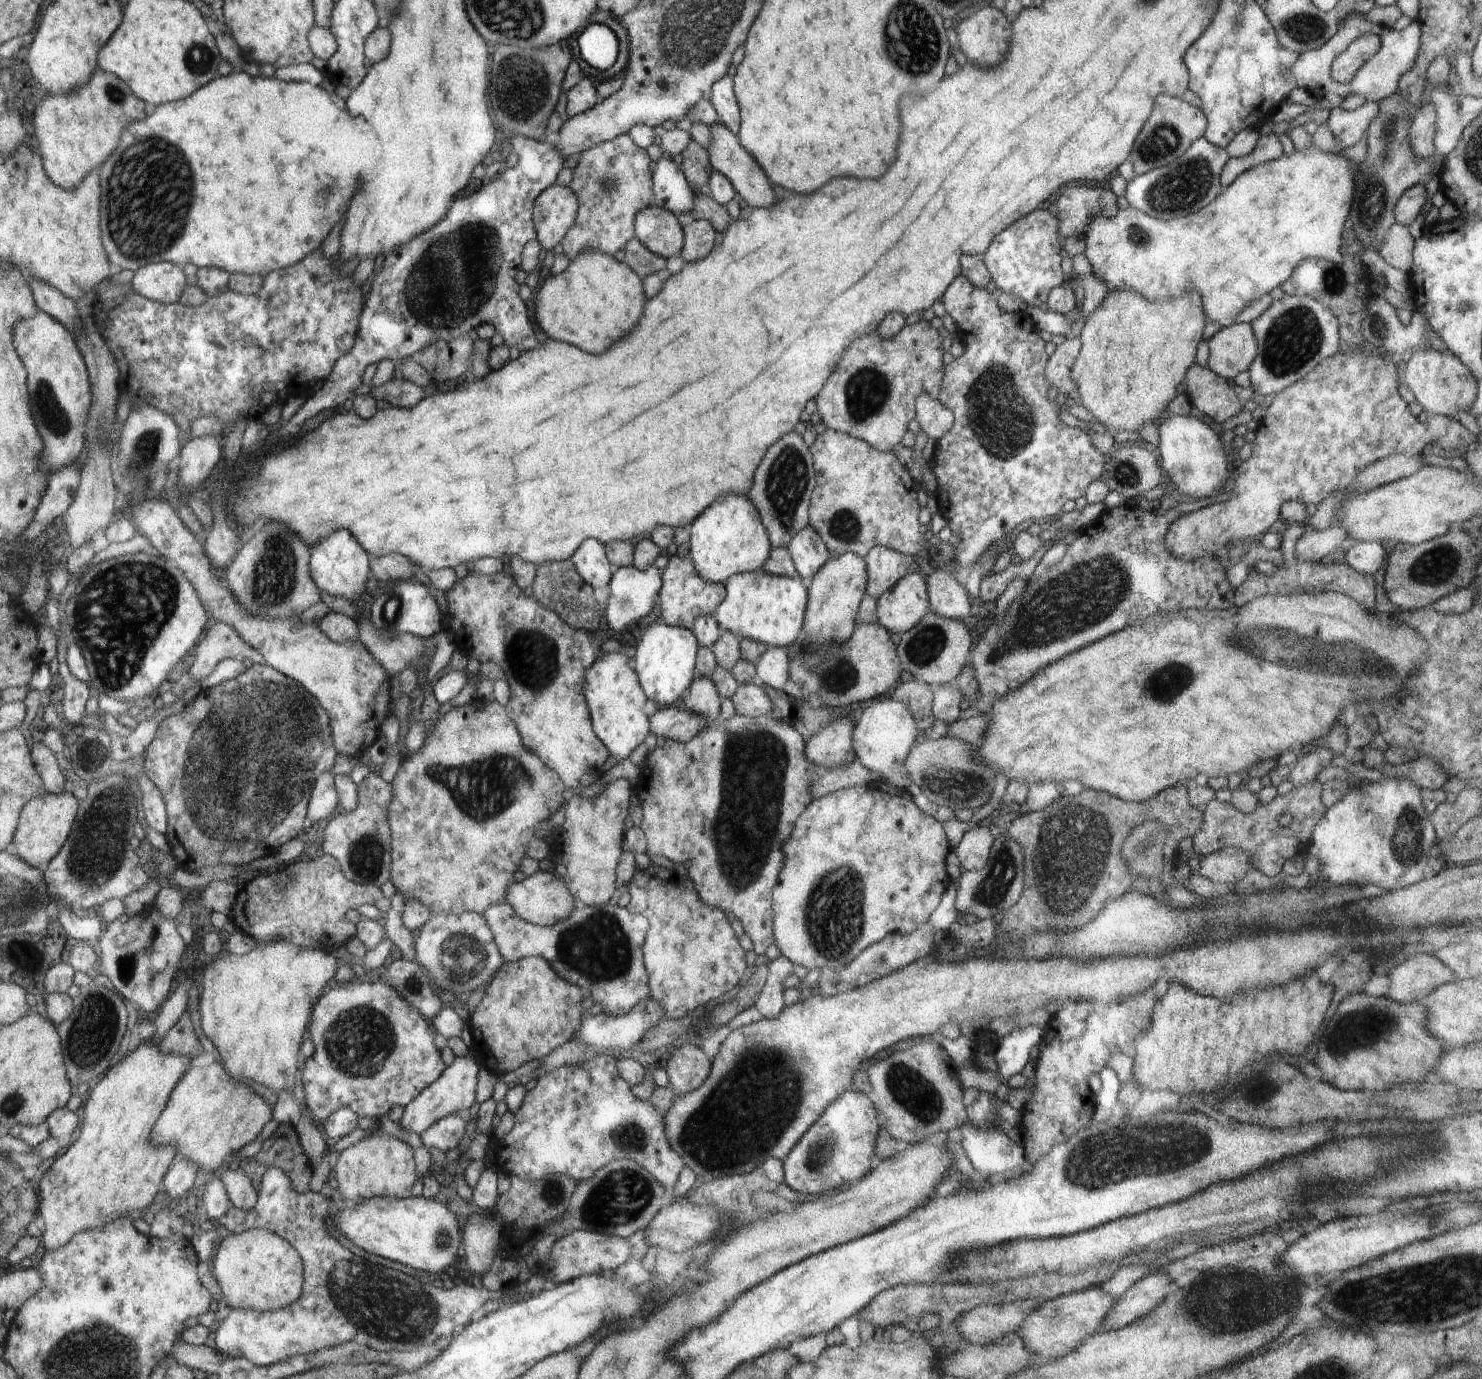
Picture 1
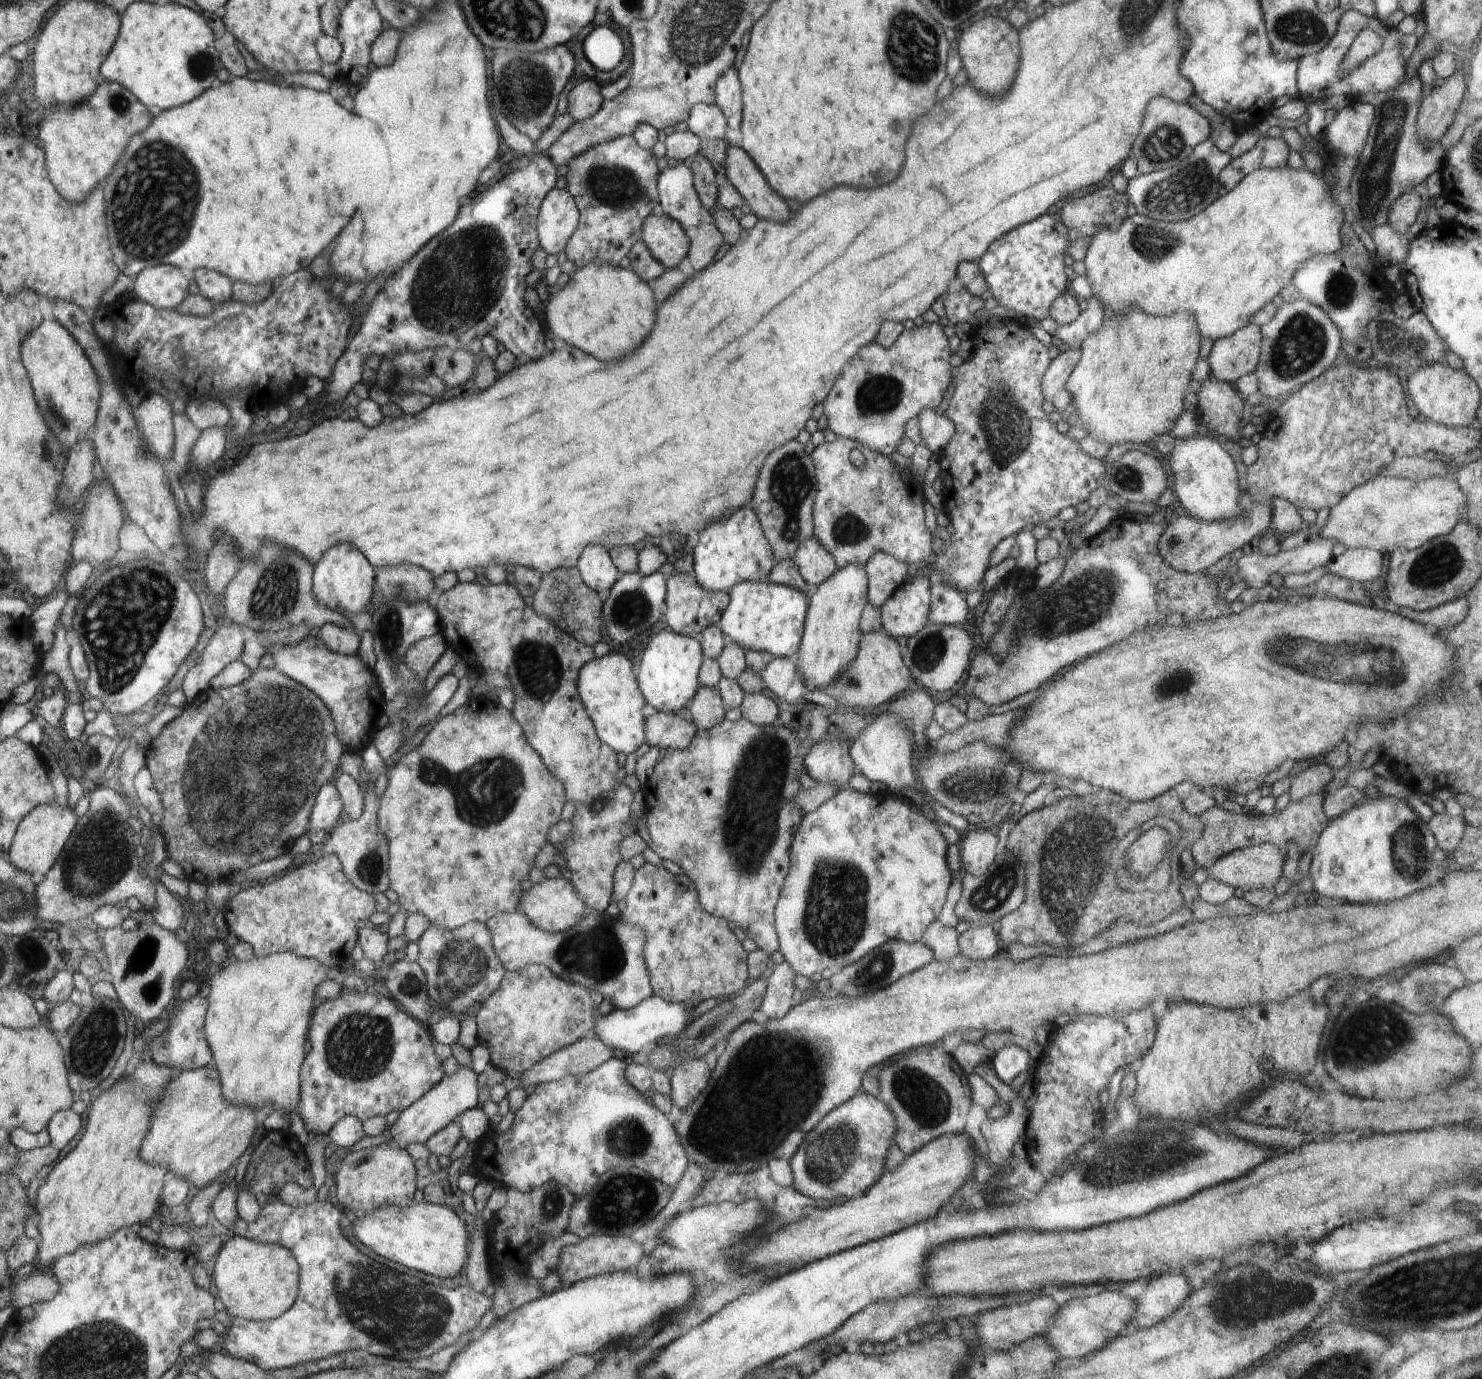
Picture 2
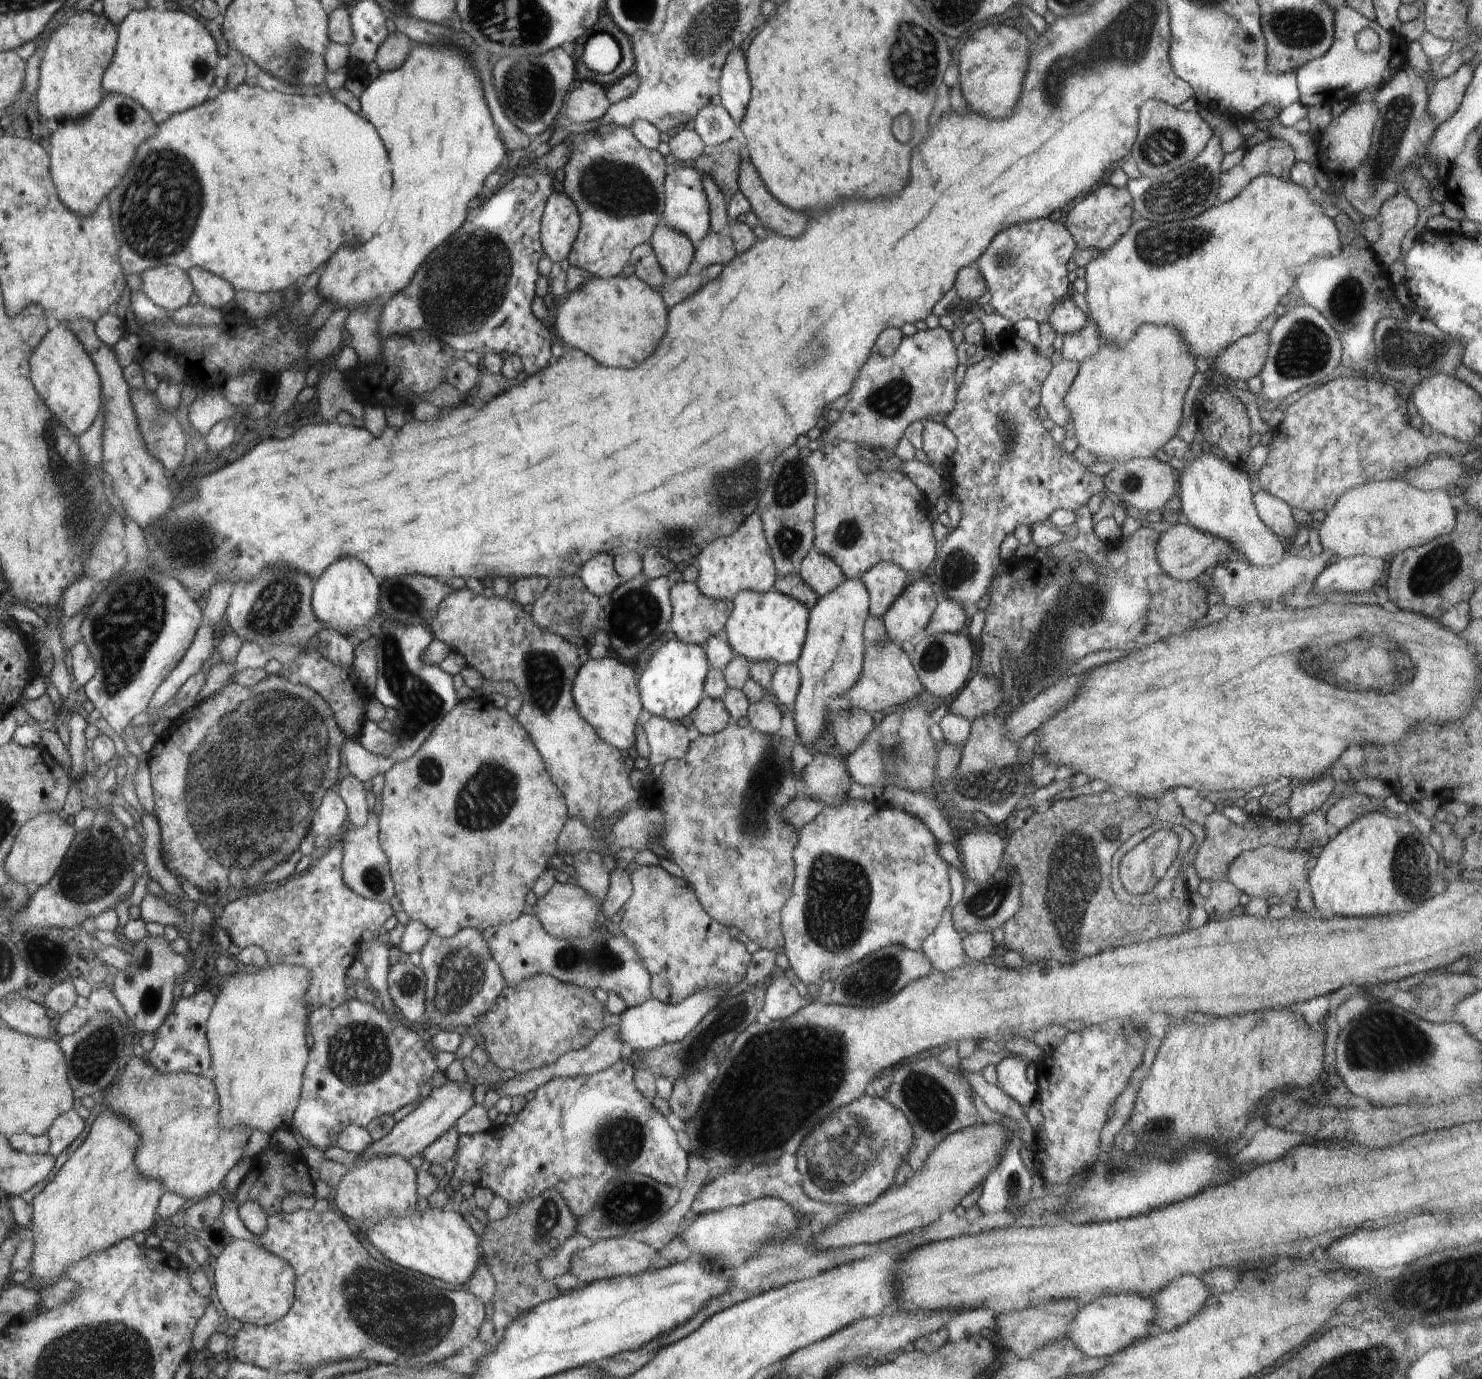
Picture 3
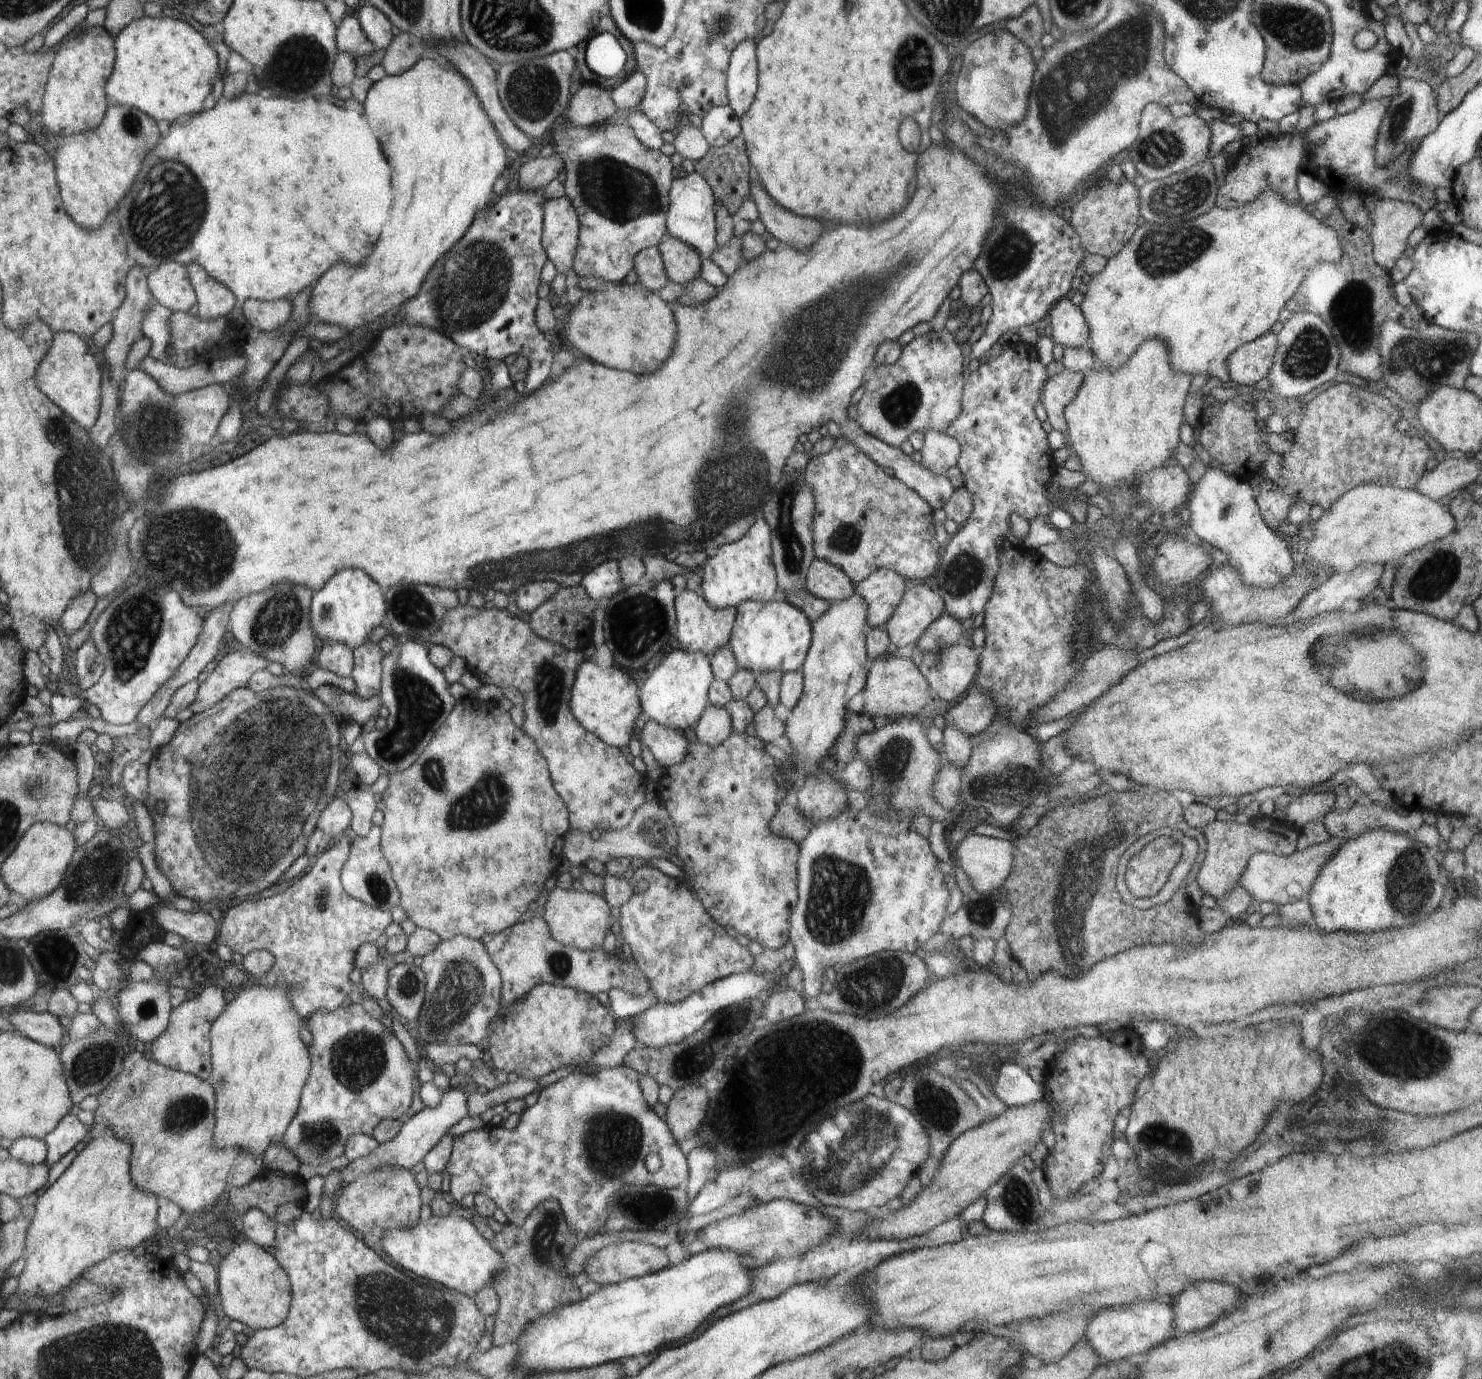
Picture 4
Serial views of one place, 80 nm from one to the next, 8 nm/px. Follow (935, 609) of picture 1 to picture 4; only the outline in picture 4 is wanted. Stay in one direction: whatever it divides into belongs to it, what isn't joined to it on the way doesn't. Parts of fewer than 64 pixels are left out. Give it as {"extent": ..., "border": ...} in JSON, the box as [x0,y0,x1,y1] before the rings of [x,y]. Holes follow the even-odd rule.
{"extent":[916,612,963,655],"border":[[[944,612],[917,640],[916,646],[923,655],[936,653],[941,647],[951,647],[963,641],[962,623]]]}

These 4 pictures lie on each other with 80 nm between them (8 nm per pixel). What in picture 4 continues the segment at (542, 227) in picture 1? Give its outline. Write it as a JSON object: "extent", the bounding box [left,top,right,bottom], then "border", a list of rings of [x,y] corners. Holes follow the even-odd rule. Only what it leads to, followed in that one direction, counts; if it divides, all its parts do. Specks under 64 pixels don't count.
{"extent":[543,196,579,274],"border":[[[565,196],[543,204],[543,245],[560,274],[566,274],[572,268],[579,228],[576,209]]]}

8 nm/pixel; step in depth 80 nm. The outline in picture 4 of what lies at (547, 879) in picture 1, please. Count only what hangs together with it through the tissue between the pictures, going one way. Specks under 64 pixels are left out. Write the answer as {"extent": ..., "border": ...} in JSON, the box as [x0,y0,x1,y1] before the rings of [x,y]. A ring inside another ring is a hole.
{"extent":[542,887,614,950],"border":[[[554,887],[542,908],[542,918],[548,924],[551,936],[560,944],[576,946],[580,950],[592,950],[603,946],[606,933],[611,930],[614,919],[610,915],[610,909],[602,895],[577,892],[574,888],[568,890]]]}

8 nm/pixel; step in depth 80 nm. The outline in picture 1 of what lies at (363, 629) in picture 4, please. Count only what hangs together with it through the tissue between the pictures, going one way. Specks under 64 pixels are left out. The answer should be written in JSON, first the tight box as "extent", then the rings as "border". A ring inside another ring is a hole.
{"extent":[310,530,371,603],"border":[[[340,530],[310,547],[310,569],[320,591],[327,592],[332,597],[346,598],[351,603],[360,600],[360,596],[366,588],[366,582],[370,582],[368,574],[370,574],[371,564],[368,562],[371,560],[368,560],[366,551],[358,542],[350,532]]]}

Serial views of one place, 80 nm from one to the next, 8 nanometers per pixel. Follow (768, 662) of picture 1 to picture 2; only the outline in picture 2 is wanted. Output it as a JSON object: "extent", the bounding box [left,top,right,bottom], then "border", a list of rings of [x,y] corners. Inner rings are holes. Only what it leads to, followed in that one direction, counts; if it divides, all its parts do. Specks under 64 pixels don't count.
{"extent":[761,657,797,698],"border":[[[773,657],[767,668],[762,671],[761,677],[763,685],[778,698],[787,697],[787,690],[790,688],[796,676],[797,666],[788,657]]]}

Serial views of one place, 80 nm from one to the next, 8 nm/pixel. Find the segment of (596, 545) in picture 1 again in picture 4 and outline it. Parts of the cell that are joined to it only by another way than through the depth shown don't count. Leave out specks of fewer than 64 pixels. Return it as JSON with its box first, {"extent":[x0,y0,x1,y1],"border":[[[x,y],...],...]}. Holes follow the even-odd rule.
{"extent":[581,560,624,603],"border":[[[609,560],[583,576],[581,585],[597,603],[602,598],[611,599],[624,589],[618,565],[617,560]]]}

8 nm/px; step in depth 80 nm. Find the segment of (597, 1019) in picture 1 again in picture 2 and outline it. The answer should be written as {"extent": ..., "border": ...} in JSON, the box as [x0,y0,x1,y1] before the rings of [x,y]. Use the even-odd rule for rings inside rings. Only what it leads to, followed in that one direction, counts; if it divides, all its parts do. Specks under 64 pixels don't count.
{"extent":[594,996,692,1058],"border":[[[651,996],[634,1008],[616,1008],[610,1014],[602,1016],[601,1021],[596,1024],[597,1032],[594,1034],[608,1046],[620,1048],[637,1058],[644,1046],[658,1044],[661,1038],[677,1037],[690,1023],[690,1018],[692,1011],[686,1003],[671,1003],[663,998]]]}

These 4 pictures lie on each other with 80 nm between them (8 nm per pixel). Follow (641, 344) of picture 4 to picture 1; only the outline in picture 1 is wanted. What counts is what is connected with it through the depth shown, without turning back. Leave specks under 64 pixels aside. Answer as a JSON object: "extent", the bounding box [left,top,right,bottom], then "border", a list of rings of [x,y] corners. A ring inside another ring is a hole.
{"extent":[534,251,644,354],"border":[[[584,251],[572,259],[568,268],[541,284],[534,292],[537,323],[554,338],[584,348],[586,352],[604,354],[612,342],[626,336],[644,312],[643,279],[624,261],[608,257],[600,251]]]}

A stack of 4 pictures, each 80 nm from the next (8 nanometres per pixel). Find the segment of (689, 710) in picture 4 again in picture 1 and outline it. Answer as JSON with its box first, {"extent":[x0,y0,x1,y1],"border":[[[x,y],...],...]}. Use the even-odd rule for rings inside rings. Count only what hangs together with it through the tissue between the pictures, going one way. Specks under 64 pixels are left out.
{"extent":[634,621,699,707],"border":[[[662,621],[648,626],[634,657],[639,683],[647,693],[648,700],[669,707],[676,704],[686,690],[691,690],[691,684],[698,678],[696,662],[699,647],[698,638],[690,629],[667,625]]]}

